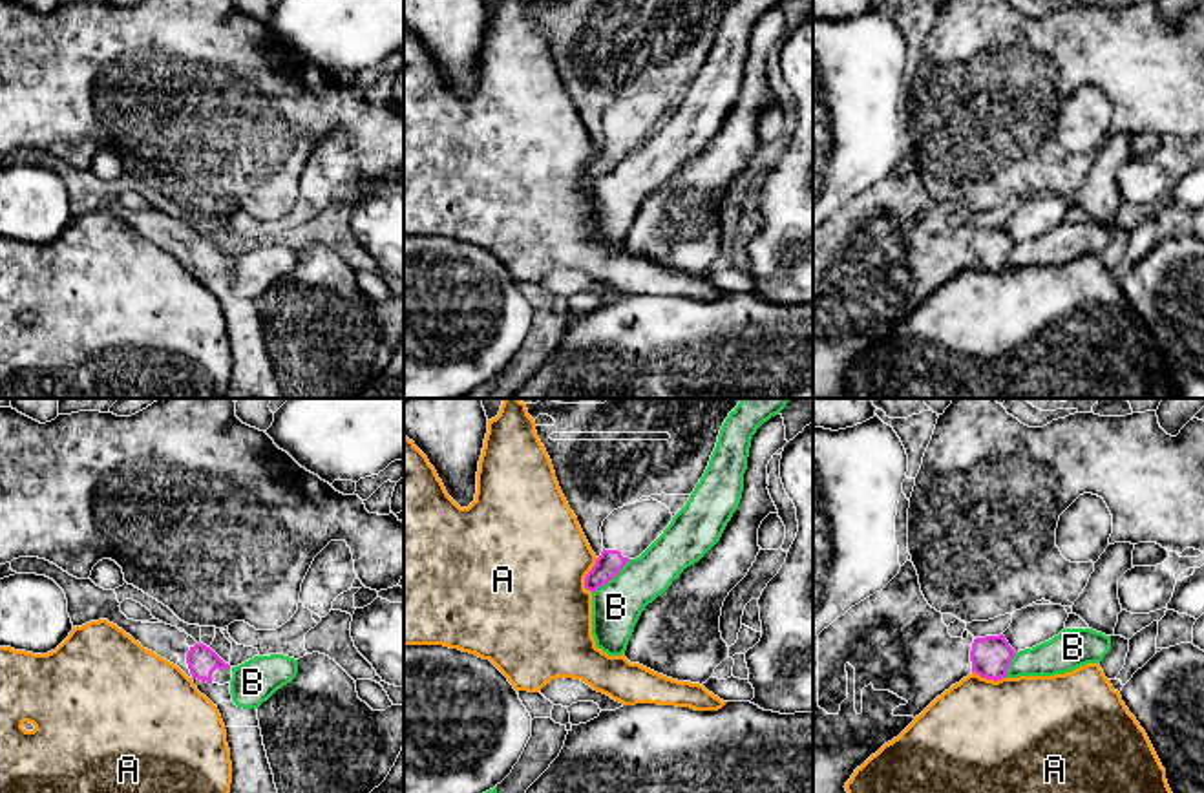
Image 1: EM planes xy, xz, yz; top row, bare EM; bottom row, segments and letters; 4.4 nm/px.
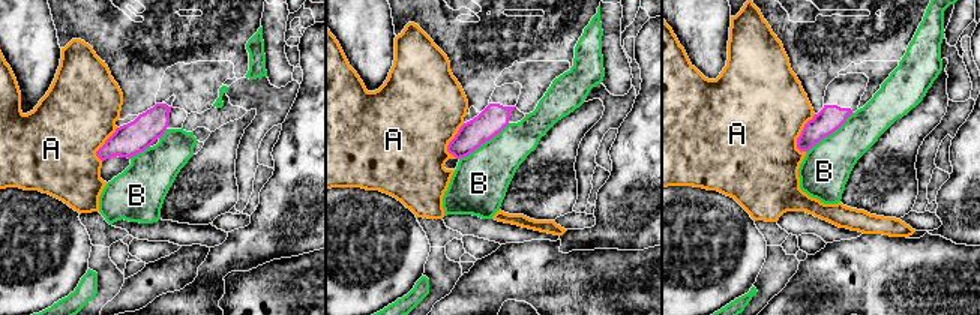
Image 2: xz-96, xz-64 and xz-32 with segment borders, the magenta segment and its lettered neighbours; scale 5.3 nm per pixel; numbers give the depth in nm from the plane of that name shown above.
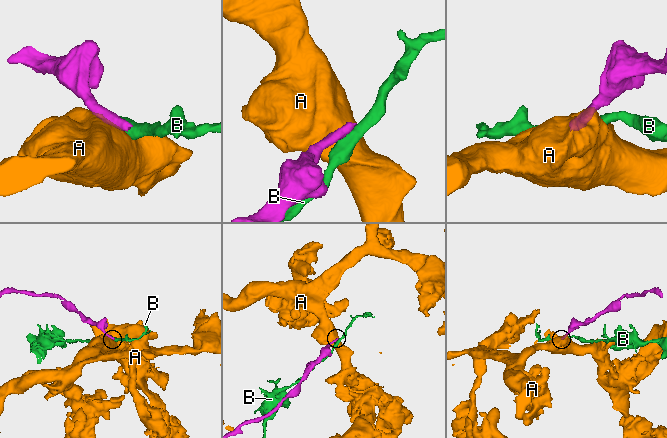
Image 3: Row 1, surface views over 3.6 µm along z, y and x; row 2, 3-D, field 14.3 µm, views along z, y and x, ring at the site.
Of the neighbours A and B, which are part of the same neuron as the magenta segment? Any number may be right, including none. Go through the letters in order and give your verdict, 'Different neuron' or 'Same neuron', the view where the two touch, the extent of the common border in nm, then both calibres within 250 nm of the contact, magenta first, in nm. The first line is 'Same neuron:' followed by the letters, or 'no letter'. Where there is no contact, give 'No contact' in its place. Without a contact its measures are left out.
Same neuron: no letter
A: Different neuron. Touches magenta in xz. Shared border 160 nm. Thickness 110 nm (magenta) against 480 nm
B: Different neuron. Touches magenta in xz. Shared border 220 nm. Thickness 110 nm (magenta) against 220 nm

